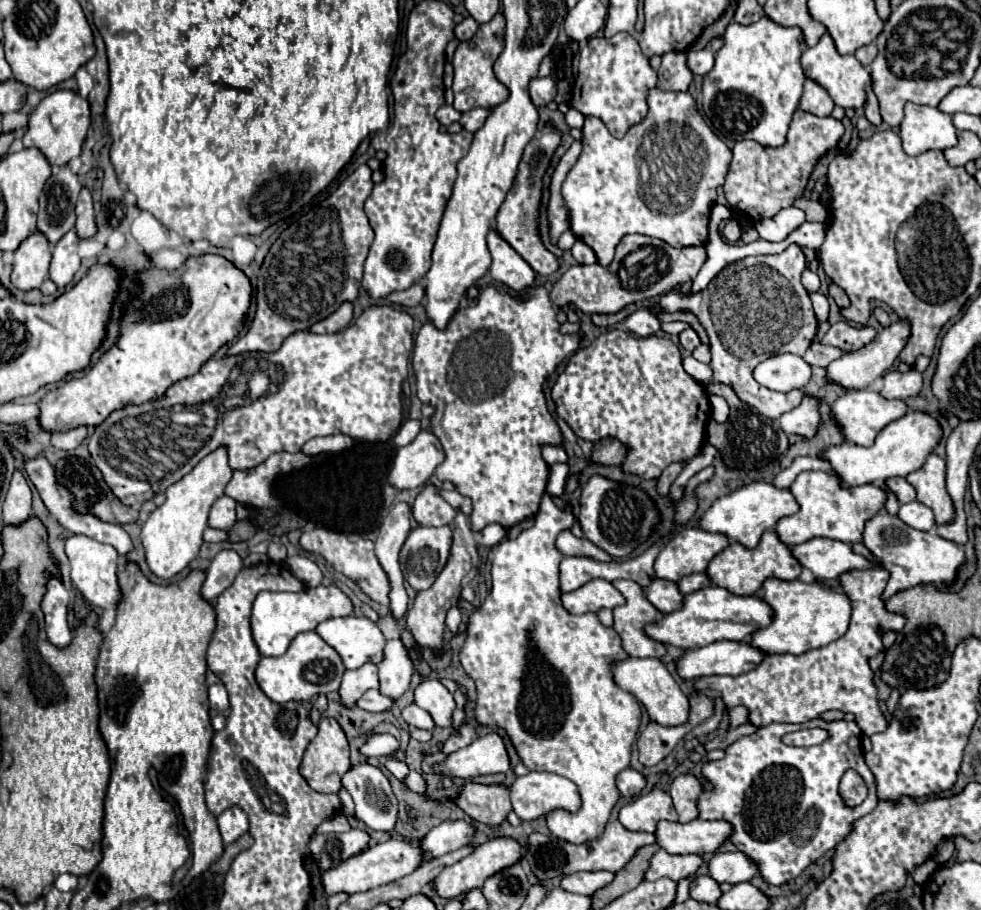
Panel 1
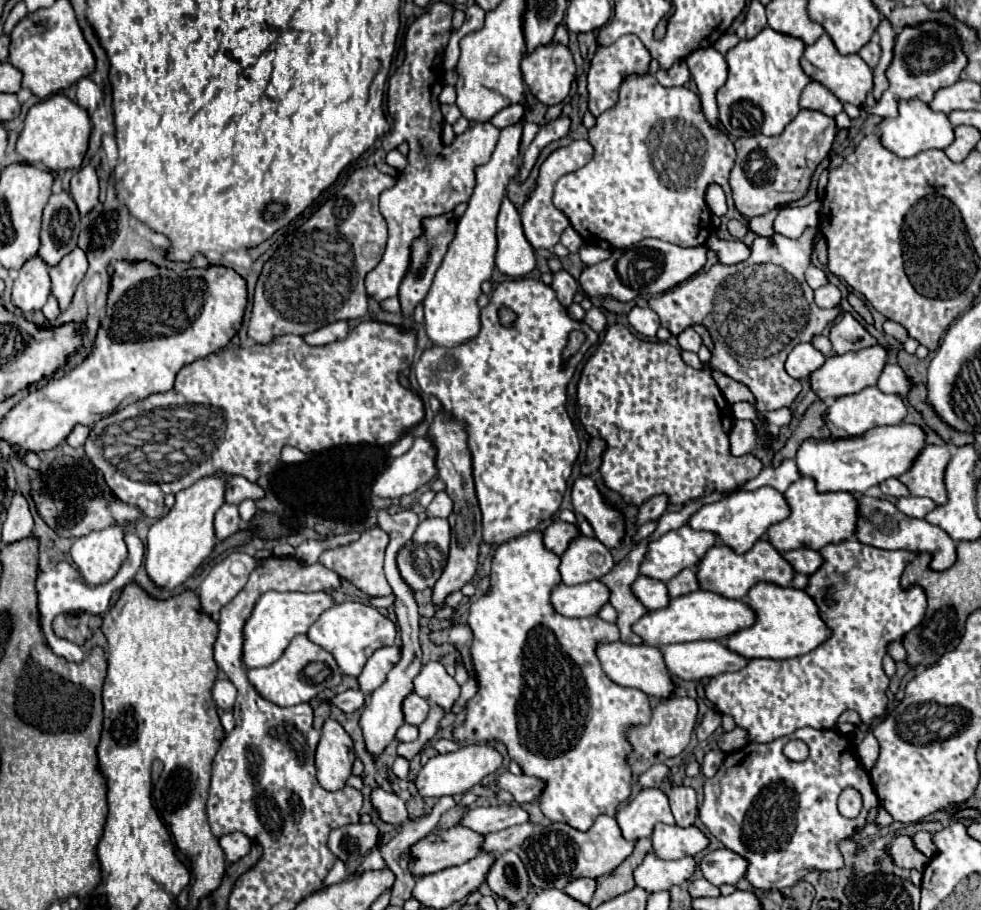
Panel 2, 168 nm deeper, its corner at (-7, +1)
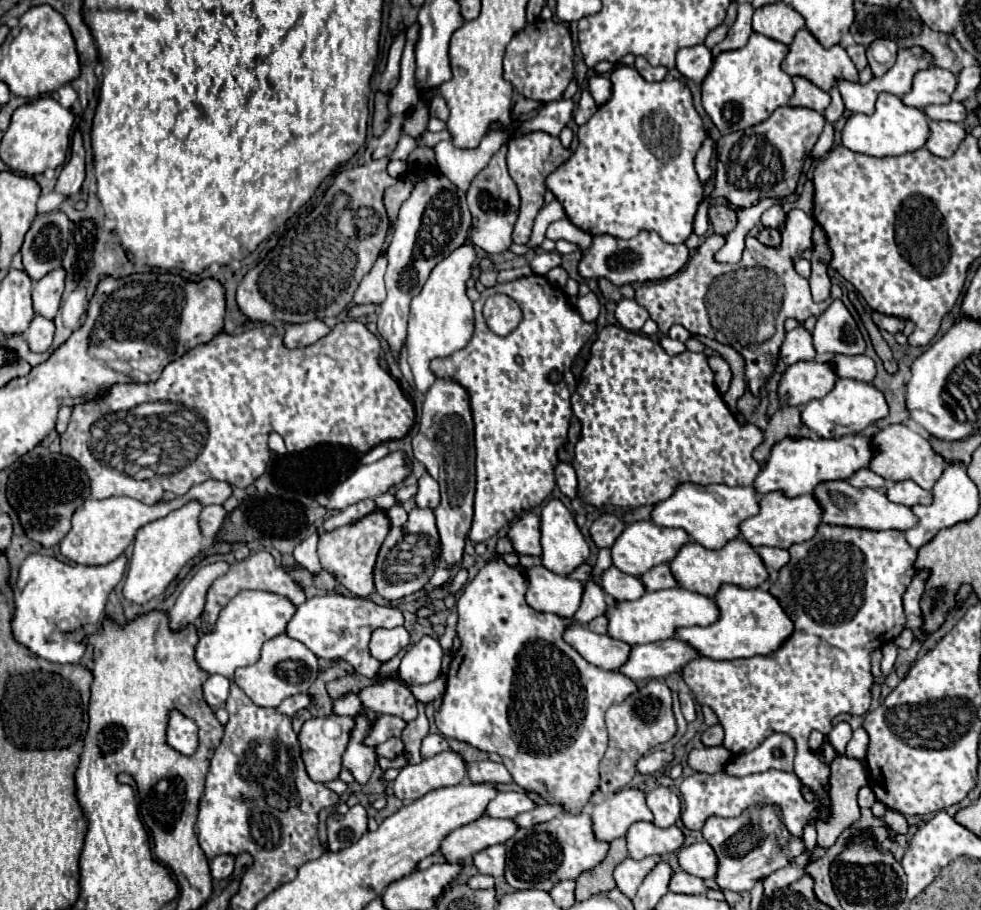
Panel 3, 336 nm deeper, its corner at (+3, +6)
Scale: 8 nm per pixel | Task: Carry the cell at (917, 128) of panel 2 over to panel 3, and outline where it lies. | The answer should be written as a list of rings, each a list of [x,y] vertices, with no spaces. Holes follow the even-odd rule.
[[[881,93],[877,97],[873,115],[851,115],[843,127],[843,145],[863,155],[871,157],[887,157],[887,155],[903,155],[915,149],[921,149],[929,137],[927,115],[921,109],[907,107],[897,95]]]

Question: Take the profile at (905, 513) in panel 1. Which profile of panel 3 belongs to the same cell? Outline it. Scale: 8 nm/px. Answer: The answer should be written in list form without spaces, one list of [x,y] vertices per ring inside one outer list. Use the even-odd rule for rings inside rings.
[[[913,481],[889,483],[889,485],[887,485],[887,497],[889,497],[893,503],[901,503],[901,505],[907,505],[907,507],[913,507],[913,505],[917,505],[917,503],[929,505],[929,503],[933,501],[931,491],[919,487],[919,485],[913,483]]]

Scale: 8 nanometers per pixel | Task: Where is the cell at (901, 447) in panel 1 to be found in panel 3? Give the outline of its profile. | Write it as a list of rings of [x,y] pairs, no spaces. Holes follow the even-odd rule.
[[[847,435],[841,439],[783,439],[773,447],[751,487],[757,495],[767,495],[773,491],[783,491],[785,497],[809,495],[821,481],[849,479],[857,469],[867,467],[873,455],[871,437],[863,435]]]

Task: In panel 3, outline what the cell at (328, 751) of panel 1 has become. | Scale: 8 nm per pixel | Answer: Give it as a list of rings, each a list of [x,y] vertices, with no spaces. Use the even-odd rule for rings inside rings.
[[[329,715],[329,717],[317,717],[305,721],[305,725],[299,731],[299,747],[301,747],[305,769],[313,781],[327,783],[339,777],[341,755],[349,745],[349,731],[353,731],[353,717]]]

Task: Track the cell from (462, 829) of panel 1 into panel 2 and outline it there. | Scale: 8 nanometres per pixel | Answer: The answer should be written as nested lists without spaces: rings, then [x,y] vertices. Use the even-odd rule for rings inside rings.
[[[497,806],[497,808],[473,808],[469,810],[459,824],[465,828],[471,828],[479,834],[491,834],[505,830],[515,824],[527,822],[527,812],[519,806]]]

